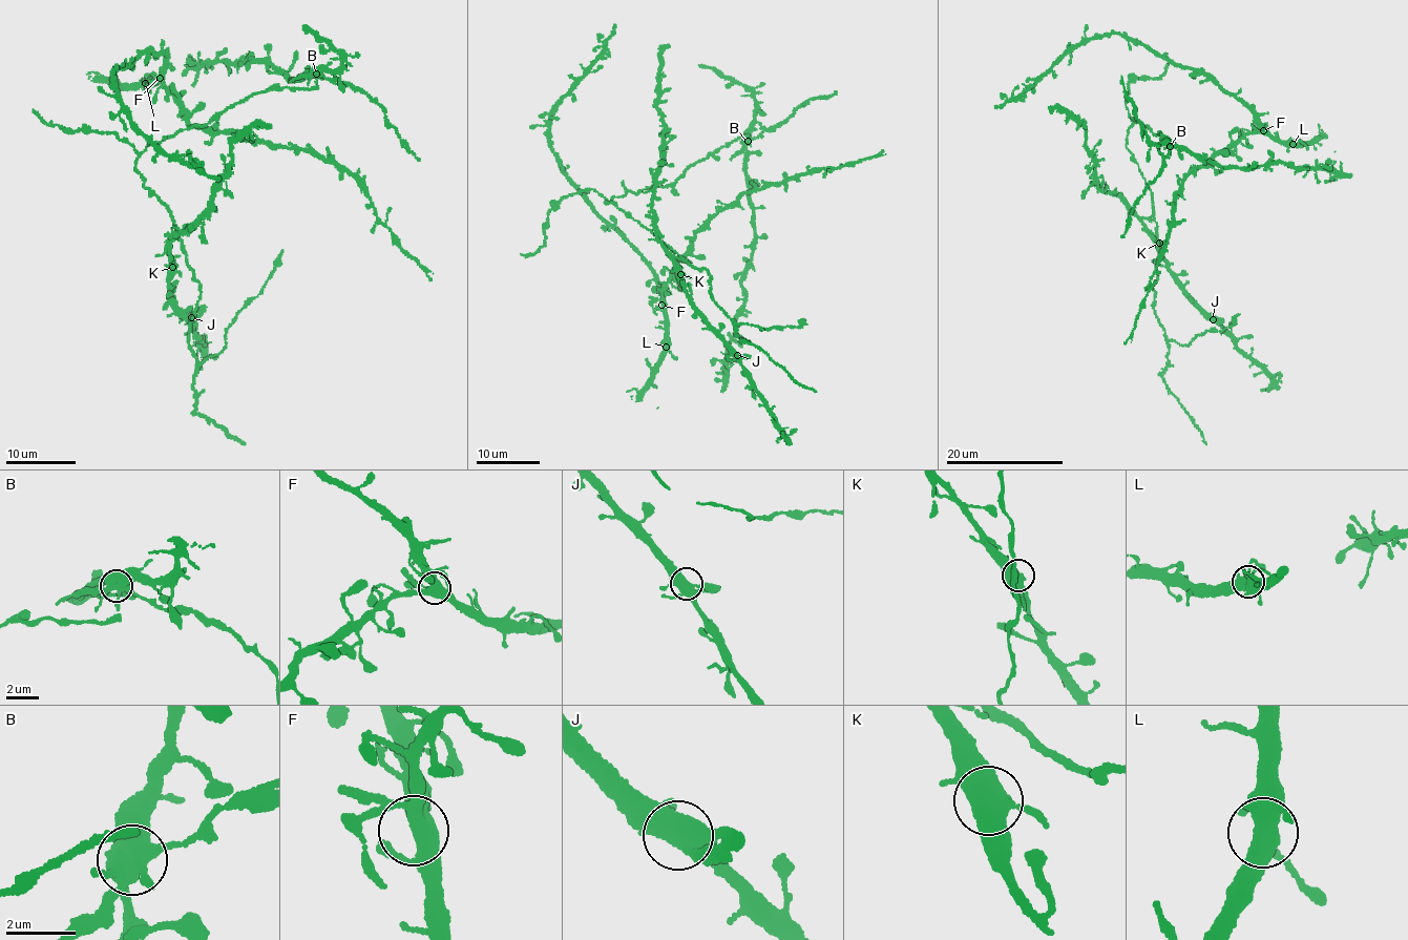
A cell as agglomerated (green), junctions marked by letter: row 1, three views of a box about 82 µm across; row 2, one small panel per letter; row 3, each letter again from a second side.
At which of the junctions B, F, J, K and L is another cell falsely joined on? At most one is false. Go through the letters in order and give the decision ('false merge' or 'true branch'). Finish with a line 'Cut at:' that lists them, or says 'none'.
B: false merge
F: true branch
J: true branch
K: true branch
L: true branch
Cut at: B

